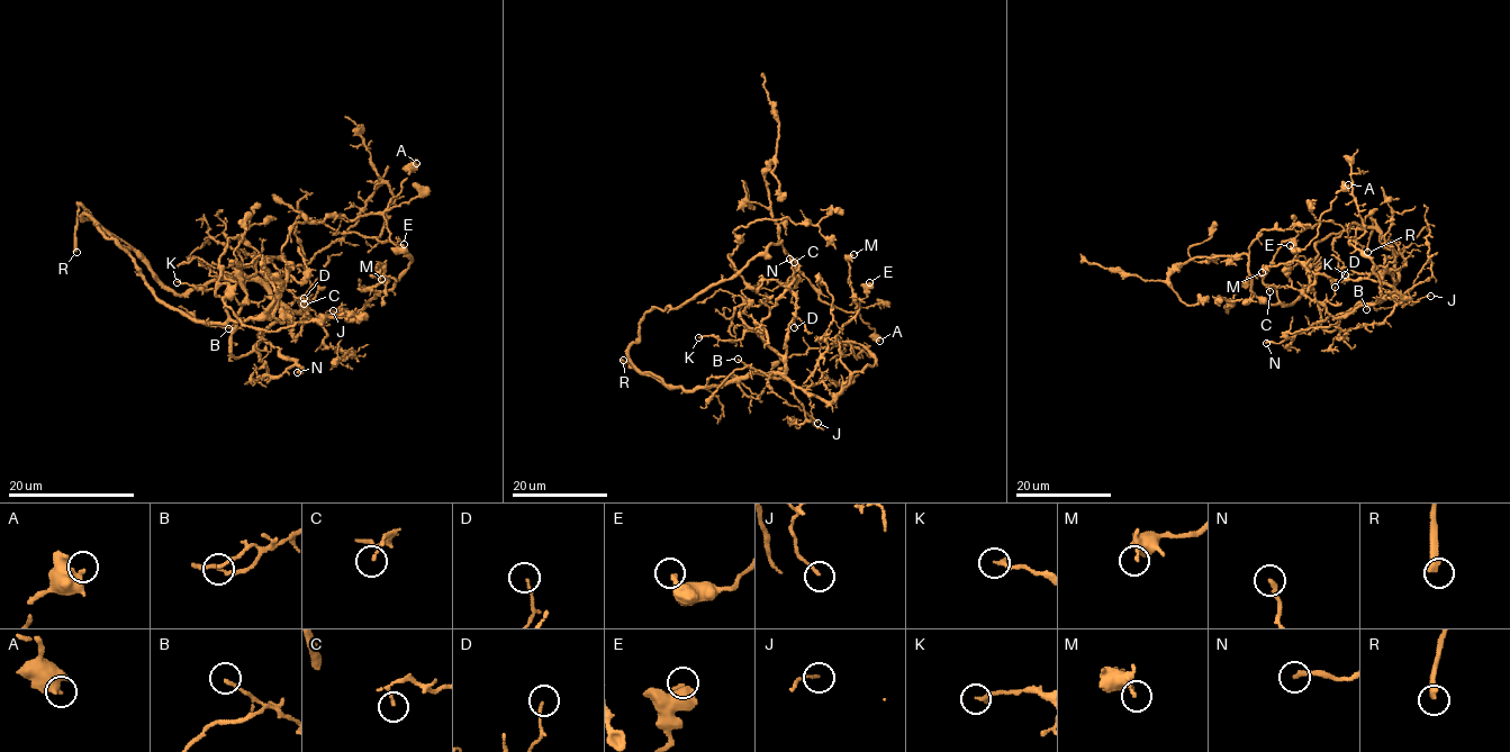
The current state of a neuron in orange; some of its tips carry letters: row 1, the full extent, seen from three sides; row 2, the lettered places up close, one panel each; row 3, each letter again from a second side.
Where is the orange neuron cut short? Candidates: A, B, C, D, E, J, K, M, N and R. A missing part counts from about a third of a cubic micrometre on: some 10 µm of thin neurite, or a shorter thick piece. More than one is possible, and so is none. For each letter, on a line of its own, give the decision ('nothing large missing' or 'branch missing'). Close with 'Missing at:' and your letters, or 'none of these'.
A: nothing large missing
B: branch missing
C: nothing large missing
D: nothing large missing
E: nothing large missing
J: nothing large missing
K: nothing large missing
M: nothing large missing
N: nothing large missing
R: branch missing
Missing at: B, R

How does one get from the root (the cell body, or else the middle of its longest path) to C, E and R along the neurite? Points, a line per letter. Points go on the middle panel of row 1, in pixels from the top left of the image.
C: (636, 368), (687, 390), (784, 372), (795, 310), (788, 282), (798, 268), (794, 262)
E: (636, 368), (627, 350), (647, 313), (679, 307), (777, 242), (819, 297), (844, 310), (859, 307), (869, 282)
R: (636, 368), (626, 362), (623, 364), (623, 360)

